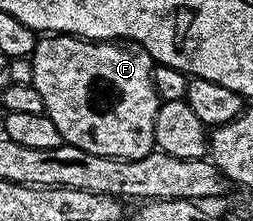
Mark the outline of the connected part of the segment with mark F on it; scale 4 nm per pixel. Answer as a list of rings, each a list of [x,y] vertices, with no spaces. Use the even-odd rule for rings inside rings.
[[[46,34],[39,39],[34,48],[32,57],[34,61],[33,86],[40,92],[43,98],[43,106],[48,118],[56,122],[56,130],[60,130],[65,143],[76,146],[80,150],[88,150],[88,154],[100,154],[108,158],[120,158],[121,160],[135,160],[144,158],[150,152],[155,151],[154,127],[156,126],[156,114],[158,113],[158,91],[154,85],[154,69],[156,61],[150,57],[148,50],[137,42],[115,42],[112,40],[85,40],[83,36],[68,36],[65,34]]]

